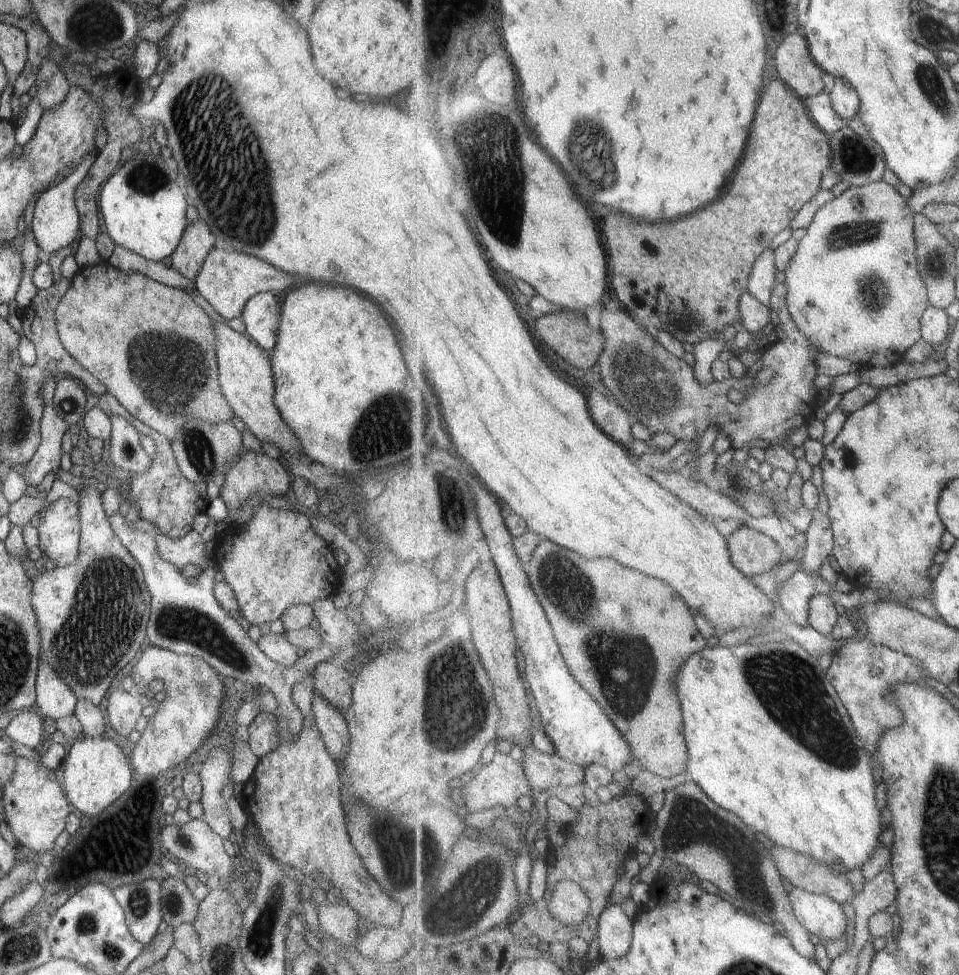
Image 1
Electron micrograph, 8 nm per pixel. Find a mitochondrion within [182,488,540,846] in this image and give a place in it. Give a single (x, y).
(458, 708)

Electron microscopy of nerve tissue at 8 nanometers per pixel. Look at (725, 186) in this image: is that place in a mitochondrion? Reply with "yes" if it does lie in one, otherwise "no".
no

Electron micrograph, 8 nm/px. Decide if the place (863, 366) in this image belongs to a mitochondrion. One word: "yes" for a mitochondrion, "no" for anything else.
no

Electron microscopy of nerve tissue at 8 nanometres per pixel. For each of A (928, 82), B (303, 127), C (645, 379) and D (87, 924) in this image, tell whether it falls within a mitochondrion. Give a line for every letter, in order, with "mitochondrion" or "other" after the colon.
A: mitochondrion
B: other
C: mitochondrion
D: mitochondrion

